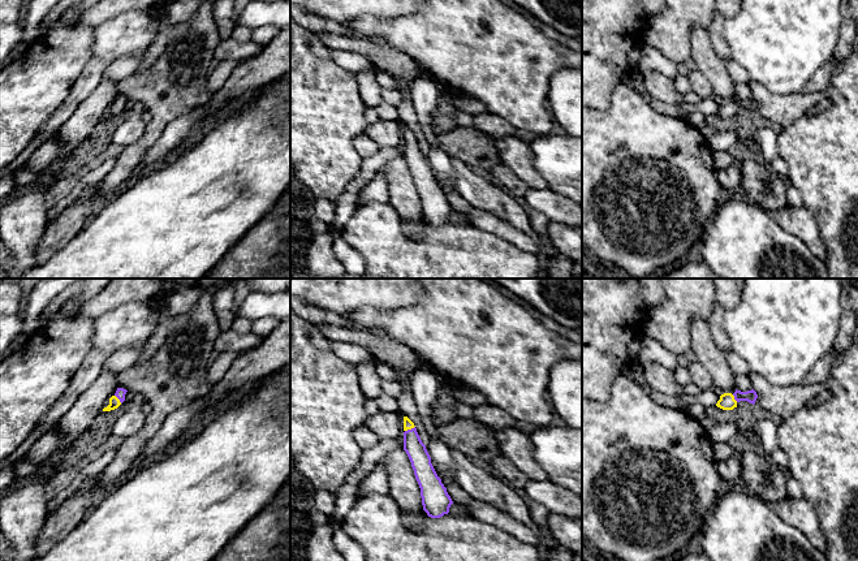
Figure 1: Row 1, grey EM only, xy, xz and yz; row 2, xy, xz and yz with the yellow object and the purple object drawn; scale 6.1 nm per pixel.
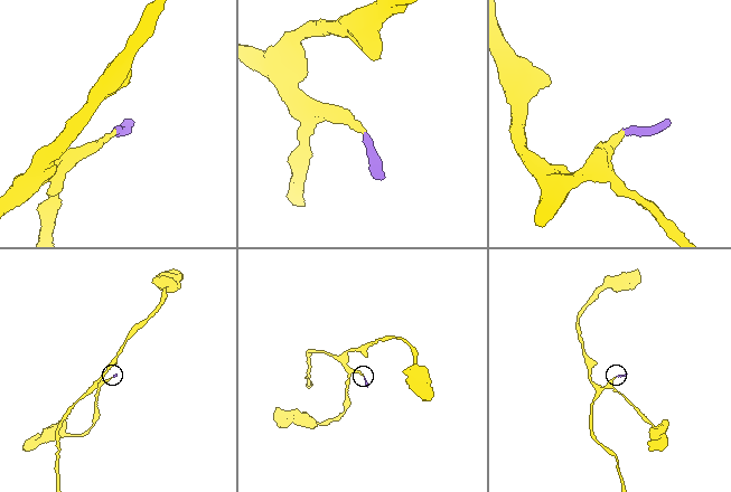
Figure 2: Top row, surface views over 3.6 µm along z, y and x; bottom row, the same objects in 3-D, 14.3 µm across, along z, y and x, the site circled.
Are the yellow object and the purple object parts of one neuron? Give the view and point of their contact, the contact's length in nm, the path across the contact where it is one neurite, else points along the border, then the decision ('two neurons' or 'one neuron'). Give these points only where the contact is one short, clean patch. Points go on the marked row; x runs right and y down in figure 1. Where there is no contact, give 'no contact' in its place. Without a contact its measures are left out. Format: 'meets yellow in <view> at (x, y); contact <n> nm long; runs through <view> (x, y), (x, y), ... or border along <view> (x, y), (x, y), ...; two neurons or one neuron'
meets yellow in xz at (409, 428); contact 70 nm long; runs through xz (408, 424), (409, 428), (413, 447), (421, 461); one neuron

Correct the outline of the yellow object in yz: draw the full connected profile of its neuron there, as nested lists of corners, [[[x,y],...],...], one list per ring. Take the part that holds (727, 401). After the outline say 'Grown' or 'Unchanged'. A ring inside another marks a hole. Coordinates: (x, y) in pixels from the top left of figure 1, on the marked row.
[[[736,389],[733,394],[732,393],[721,394],[716,406],[723,410],[733,410],[734,407],[737,407],[737,404],[740,401],[747,401],[754,405],[756,398],[758,398],[758,394],[754,389],[747,390],[747,392],[741,392]]]. Grown

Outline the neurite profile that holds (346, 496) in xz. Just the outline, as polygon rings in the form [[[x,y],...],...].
[[[392,437],[380,439],[374,446],[363,450],[359,466],[348,476],[336,495],[335,512],[332,514],[335,518],[345,518],[357,502],[357,491],[361,482],[372,472],[384,456],[400,448],[404,448],[404,443],[398,437]]]

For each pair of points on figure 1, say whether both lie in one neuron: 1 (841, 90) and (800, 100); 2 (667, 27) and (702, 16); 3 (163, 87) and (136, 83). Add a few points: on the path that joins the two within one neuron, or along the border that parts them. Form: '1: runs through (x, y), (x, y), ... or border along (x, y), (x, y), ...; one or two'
1: border along (823, 93), (826, 96); two
2: runs through (676, 21), (681, 16), (693, 16); one
3: runs through (156, 87), (142, 86); one

